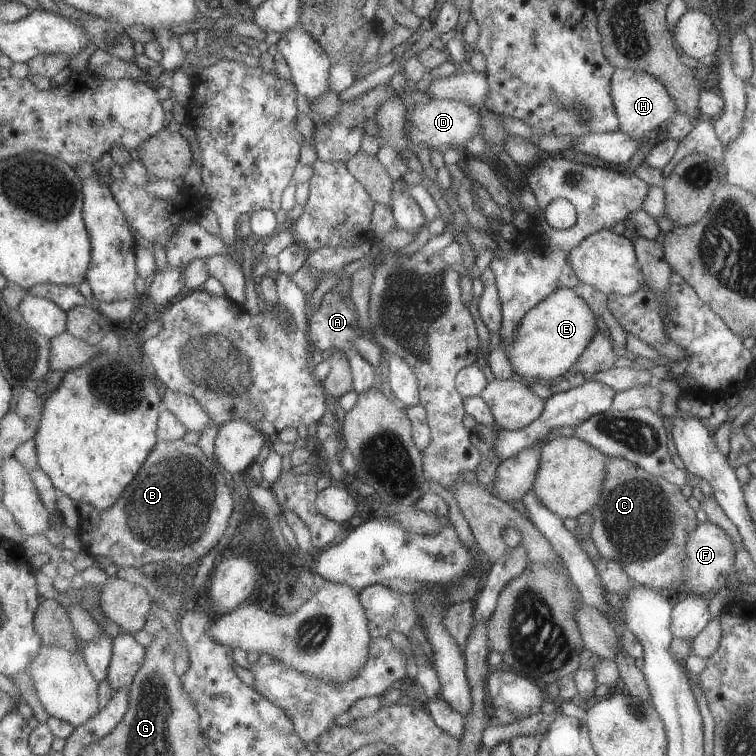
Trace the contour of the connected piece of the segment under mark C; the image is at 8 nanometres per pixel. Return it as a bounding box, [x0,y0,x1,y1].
[588,457,698,595]

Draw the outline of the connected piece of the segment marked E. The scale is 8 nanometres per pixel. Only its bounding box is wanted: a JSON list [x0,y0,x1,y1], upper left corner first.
[507,289,597,384]

